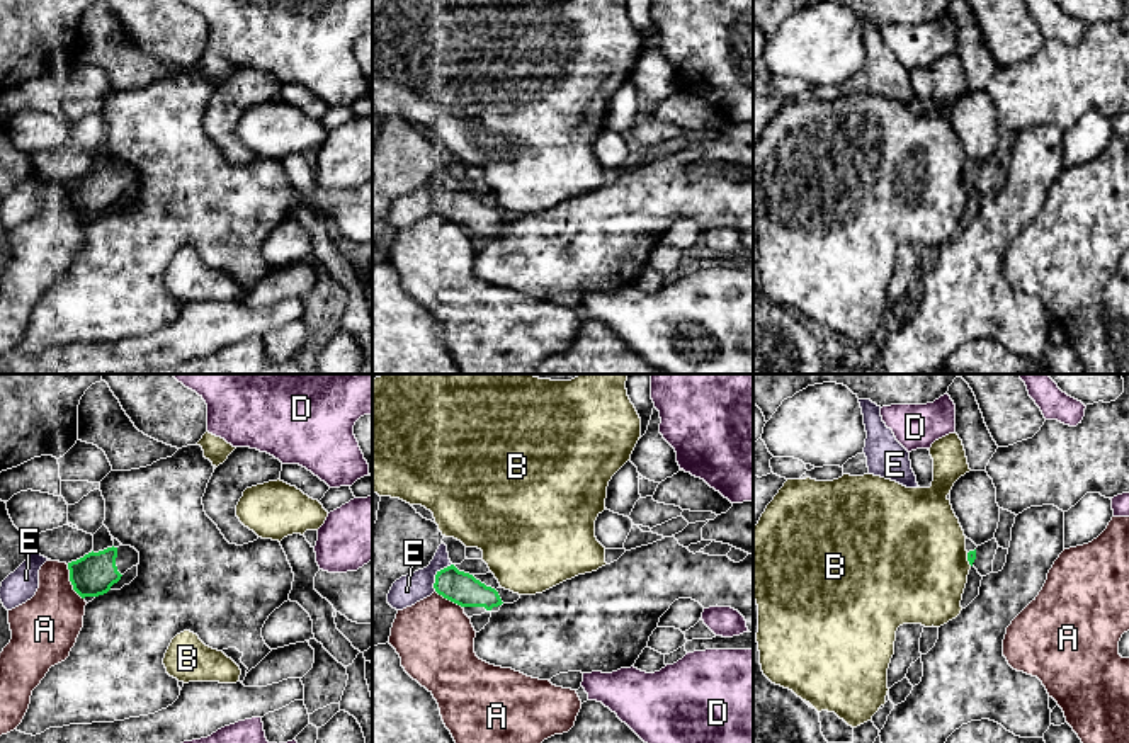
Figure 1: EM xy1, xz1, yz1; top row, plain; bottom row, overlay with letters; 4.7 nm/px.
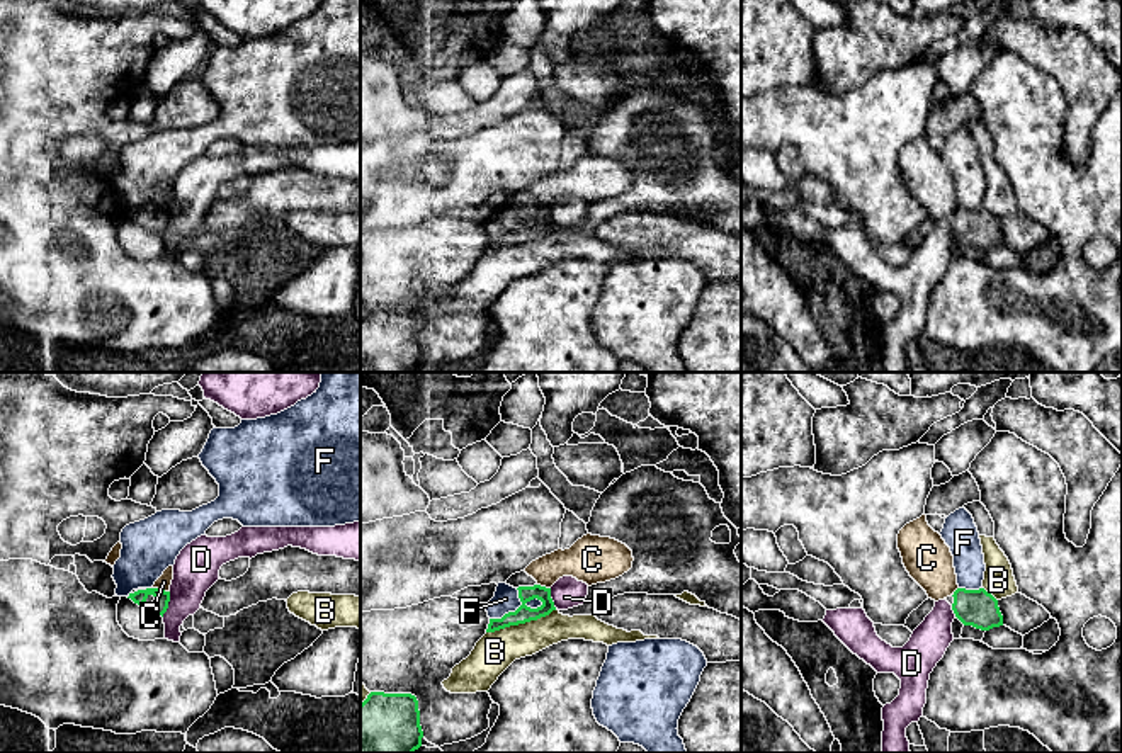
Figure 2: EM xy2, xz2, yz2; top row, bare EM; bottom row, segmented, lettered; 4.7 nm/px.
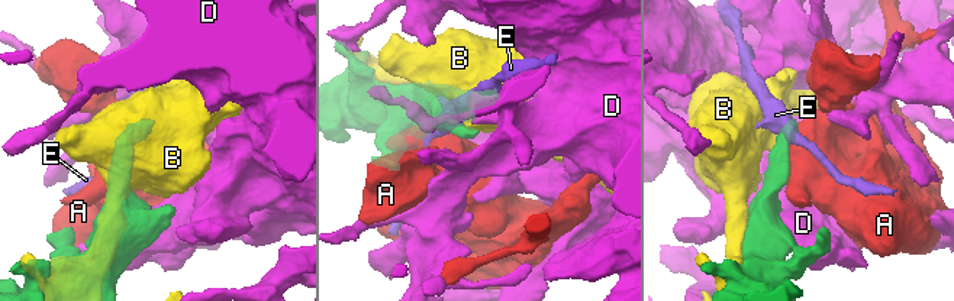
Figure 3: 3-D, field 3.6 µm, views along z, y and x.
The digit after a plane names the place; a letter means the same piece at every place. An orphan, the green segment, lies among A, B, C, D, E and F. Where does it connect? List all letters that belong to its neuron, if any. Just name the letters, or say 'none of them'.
none of them

